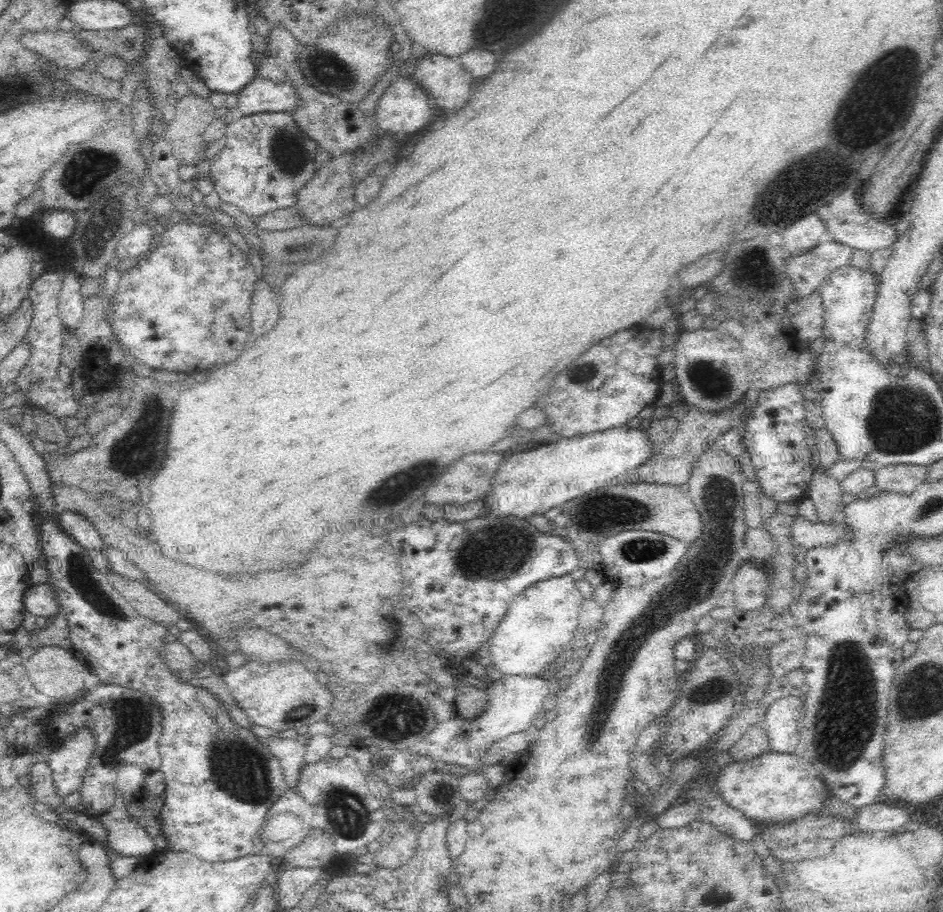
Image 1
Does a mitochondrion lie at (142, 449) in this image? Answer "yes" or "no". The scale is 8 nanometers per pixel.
yes

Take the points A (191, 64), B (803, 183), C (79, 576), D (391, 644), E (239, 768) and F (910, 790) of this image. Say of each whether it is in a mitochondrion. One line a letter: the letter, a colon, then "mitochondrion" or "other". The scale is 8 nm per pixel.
A: other
B: mitochondrion
C: mitochondrion
D: other
E: mitochondrion
F: other

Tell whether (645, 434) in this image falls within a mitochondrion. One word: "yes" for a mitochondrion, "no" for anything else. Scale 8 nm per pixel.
no

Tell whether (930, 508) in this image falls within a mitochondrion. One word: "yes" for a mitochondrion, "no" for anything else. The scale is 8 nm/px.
yes

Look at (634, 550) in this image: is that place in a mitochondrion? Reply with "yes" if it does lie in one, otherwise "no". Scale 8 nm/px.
yes

